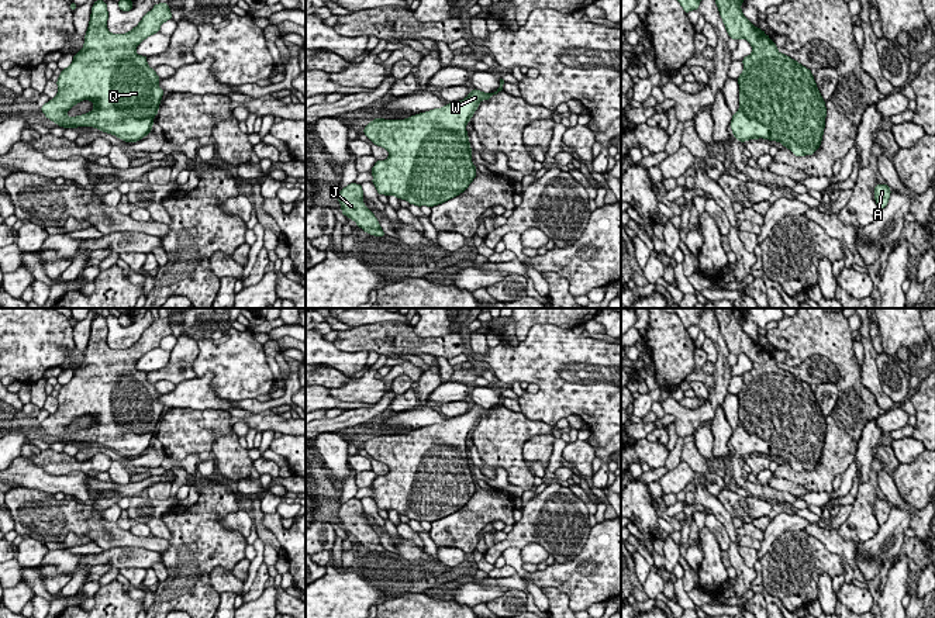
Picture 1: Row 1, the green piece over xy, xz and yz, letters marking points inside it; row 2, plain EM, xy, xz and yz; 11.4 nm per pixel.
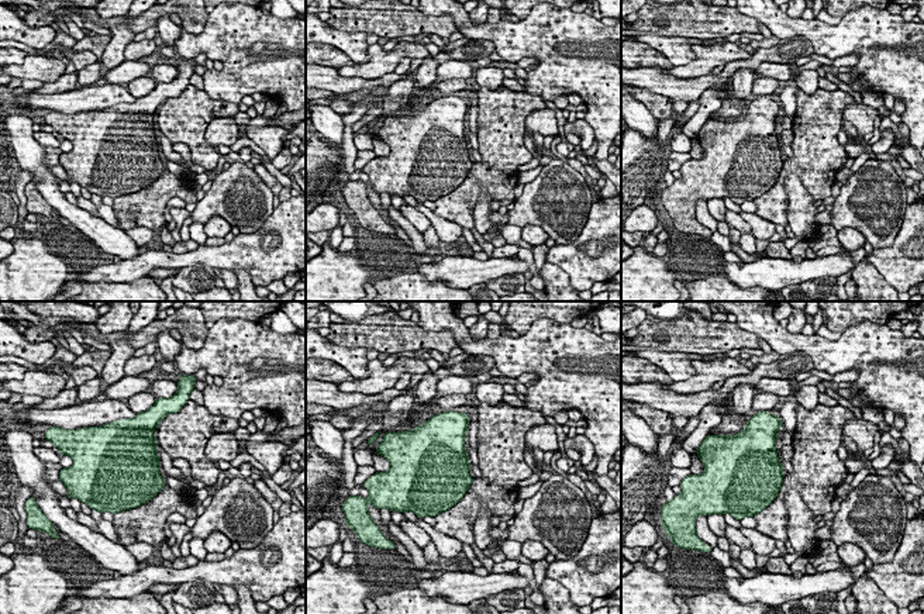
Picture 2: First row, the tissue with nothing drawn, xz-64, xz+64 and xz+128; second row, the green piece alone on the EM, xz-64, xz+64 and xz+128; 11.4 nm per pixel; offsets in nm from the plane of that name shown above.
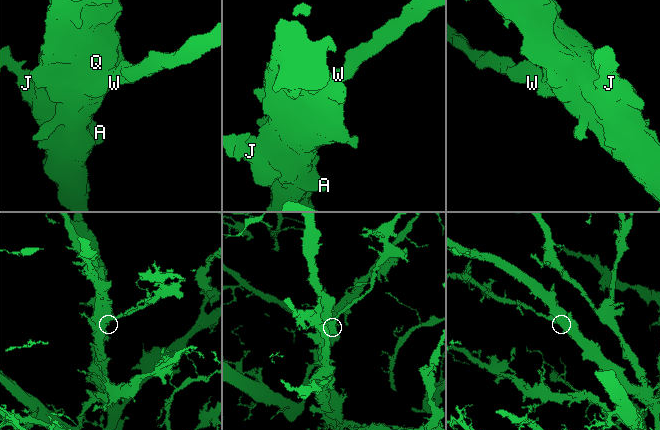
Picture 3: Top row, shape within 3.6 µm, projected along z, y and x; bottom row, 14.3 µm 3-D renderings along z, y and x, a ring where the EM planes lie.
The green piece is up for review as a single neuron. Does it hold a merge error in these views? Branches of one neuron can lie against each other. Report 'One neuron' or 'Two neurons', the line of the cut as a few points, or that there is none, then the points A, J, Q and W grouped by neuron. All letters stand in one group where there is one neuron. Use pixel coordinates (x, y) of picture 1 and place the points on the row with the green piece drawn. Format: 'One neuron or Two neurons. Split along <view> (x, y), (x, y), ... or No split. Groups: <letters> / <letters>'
One neuron. No split. Groups: A J Q W

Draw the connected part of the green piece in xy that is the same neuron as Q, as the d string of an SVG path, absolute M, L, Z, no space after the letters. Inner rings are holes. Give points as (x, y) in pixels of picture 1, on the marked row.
M96 0L92 7L84 45L73 56L73 62L61 72L56 82L58 94L44 104L41 111L58 127L94 127L132 144L151 132L153 117L158 114L161 99L165 94L158 86L161 77L146 63L148 56L138 55L135 48L149 35L159 32L161 25L172 20L172 13L168 3L155 4L127 34L111 34L107 30L107 18L106 1ZM82 100L90 100L94 108L87 114L68 117L66 113Z

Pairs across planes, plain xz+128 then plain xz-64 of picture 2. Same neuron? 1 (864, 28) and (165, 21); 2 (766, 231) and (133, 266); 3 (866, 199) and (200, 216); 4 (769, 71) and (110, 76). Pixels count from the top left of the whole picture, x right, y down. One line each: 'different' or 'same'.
1: different
2: same
3: same
4: same

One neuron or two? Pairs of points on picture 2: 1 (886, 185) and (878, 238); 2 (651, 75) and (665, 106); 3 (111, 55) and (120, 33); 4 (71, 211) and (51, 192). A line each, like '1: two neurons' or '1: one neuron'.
1: one neuron
2: two neurons
3: one neuron
4: one neuron

